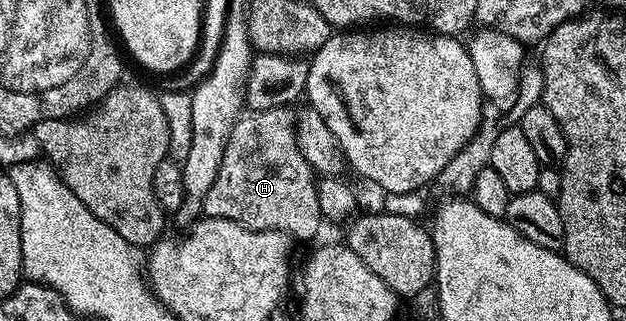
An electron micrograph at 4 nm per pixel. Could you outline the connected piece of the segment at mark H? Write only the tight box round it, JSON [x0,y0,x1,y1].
[202,107,323,240]

